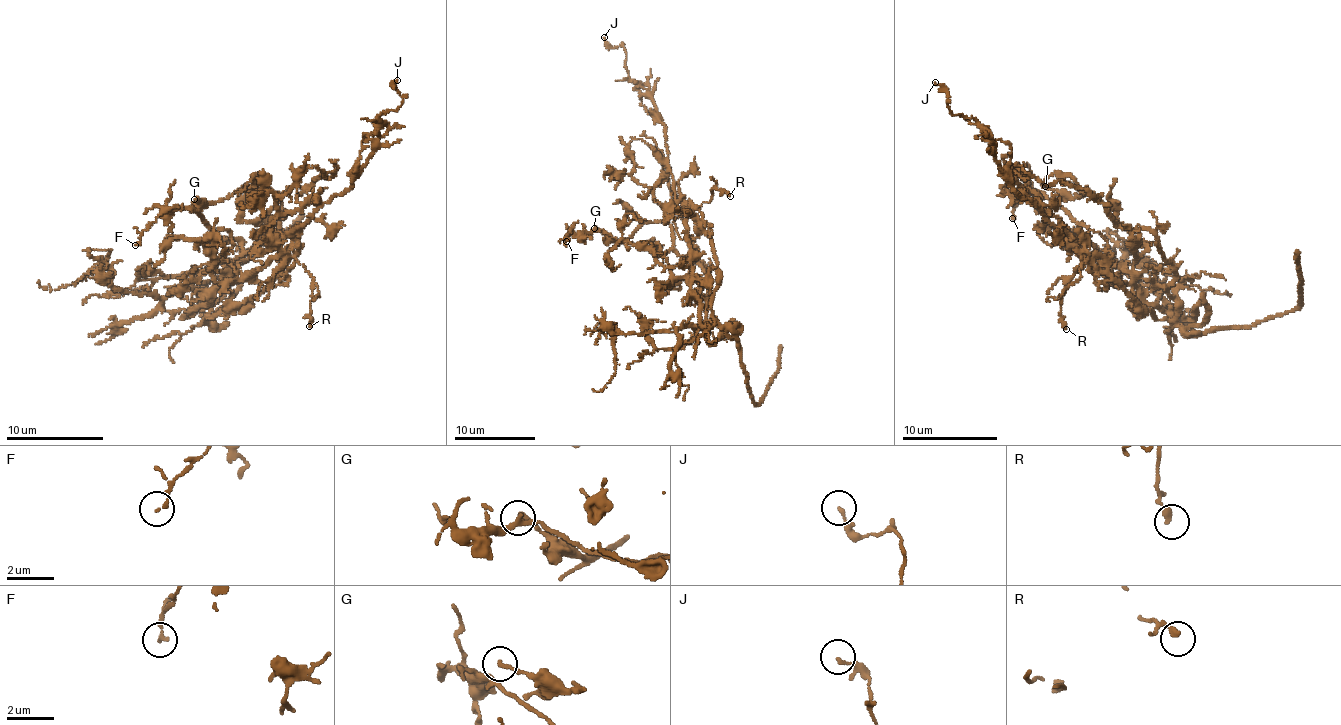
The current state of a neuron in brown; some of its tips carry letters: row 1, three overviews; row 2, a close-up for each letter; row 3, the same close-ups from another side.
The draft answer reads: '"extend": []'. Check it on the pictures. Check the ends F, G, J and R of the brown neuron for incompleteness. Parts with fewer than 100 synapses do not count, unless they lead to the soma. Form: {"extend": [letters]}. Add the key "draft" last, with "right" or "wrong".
{"extend": [], "draft": "right"}

